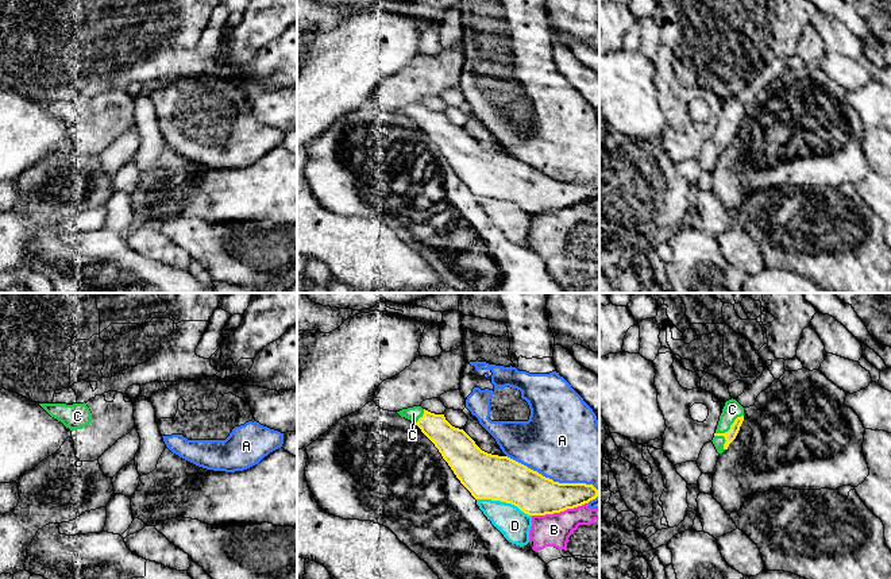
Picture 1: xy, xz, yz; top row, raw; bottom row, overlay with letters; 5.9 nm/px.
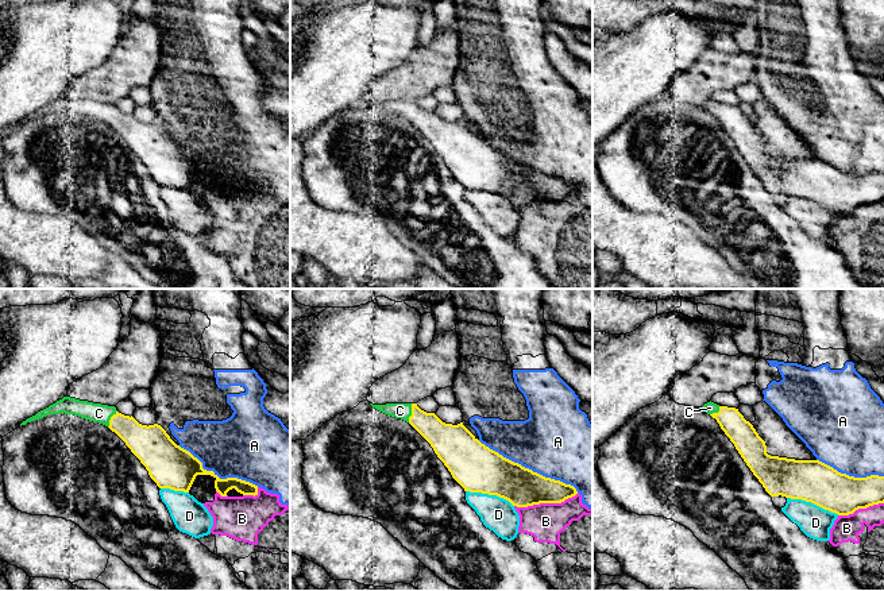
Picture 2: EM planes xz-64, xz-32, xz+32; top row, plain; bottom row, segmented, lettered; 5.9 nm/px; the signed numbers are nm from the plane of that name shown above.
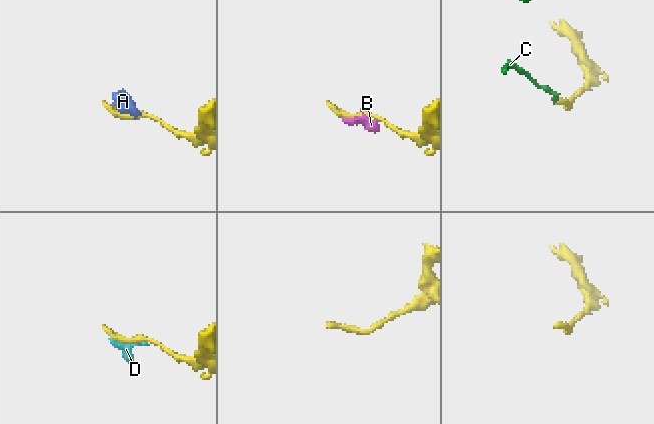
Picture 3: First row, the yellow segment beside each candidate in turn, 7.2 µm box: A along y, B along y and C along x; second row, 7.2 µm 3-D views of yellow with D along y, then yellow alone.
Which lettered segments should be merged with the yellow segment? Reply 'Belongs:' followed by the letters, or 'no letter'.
Belongs: C

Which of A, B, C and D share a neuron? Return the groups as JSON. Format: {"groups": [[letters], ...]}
{"groups": [["A", "B"], ["C"], ["D"]]}

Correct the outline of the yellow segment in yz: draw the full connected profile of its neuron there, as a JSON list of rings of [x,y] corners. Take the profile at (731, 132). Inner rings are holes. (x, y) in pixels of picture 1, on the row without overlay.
[[[733,96],[726,99],[711,138],[718,151],[728,147],[729,142],[736,136],[742,119],[744,105]]]

